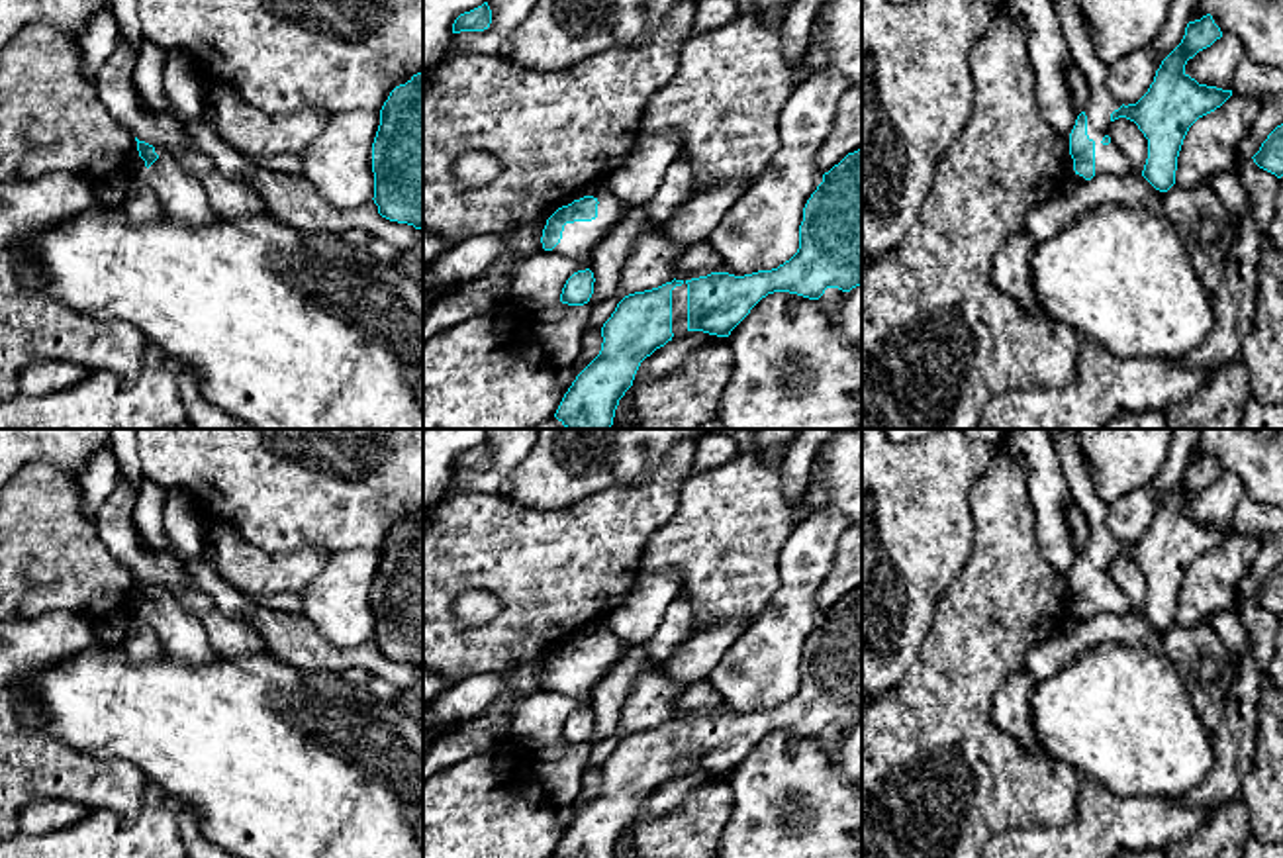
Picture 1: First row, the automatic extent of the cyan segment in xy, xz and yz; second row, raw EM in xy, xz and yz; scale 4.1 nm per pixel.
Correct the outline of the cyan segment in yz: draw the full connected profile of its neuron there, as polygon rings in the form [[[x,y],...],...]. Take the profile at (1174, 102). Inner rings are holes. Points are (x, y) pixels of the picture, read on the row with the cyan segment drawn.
[[[1050,0],[1060,20],[1069,55],[1087,80],[1089,102],[1069,133],[1068,180],[1093,176],[1130,176],[1134,168],[1111,141],[1111,123],[1126,118],[1148,139],[1142,176],[1160,192],[1175,184],[1177,157],[1189,127],[1220,108],[1232,90],[1199,84],[1185,65],[1222,37],[1212,16],[1189,22],[1181,43],[1162,61],[1154,82],[1136,104],[1120,104],[1107,88],[1113,65],[1095,55],[1081,14],[1081,0]]]

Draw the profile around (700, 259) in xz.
[[[701,239],[689,245],[686,255],[676,262],[674,278],[691,280],[711,272],[725,272],[725,264],[709,239]]]

